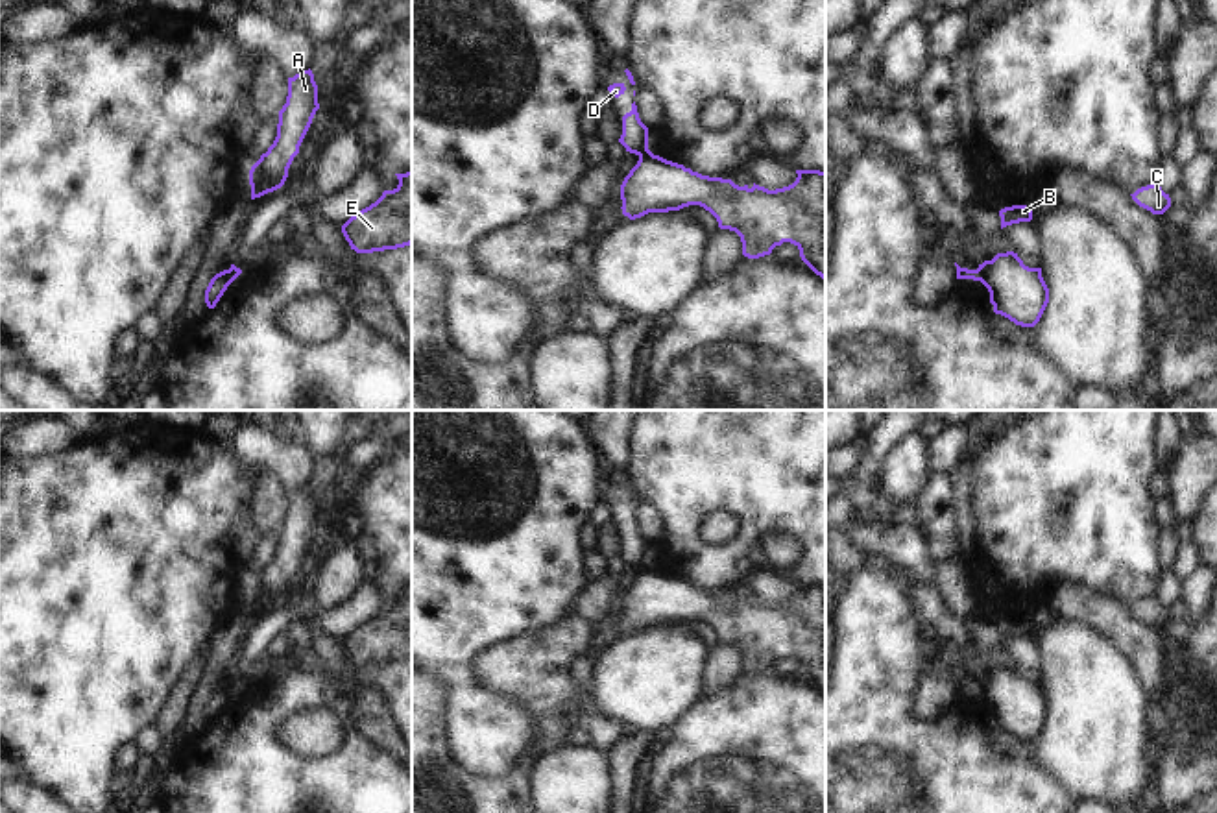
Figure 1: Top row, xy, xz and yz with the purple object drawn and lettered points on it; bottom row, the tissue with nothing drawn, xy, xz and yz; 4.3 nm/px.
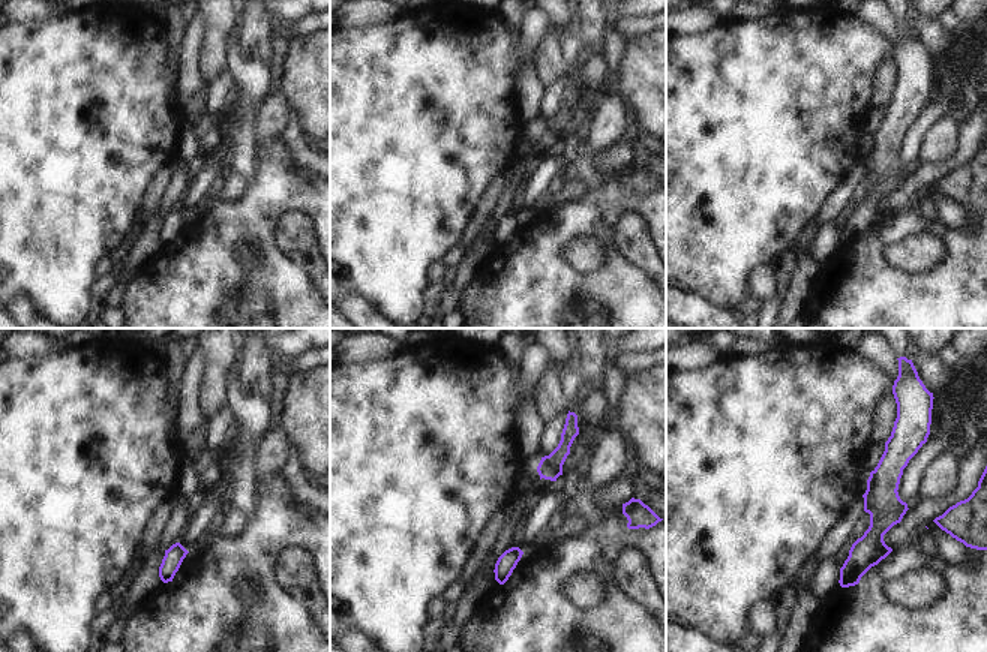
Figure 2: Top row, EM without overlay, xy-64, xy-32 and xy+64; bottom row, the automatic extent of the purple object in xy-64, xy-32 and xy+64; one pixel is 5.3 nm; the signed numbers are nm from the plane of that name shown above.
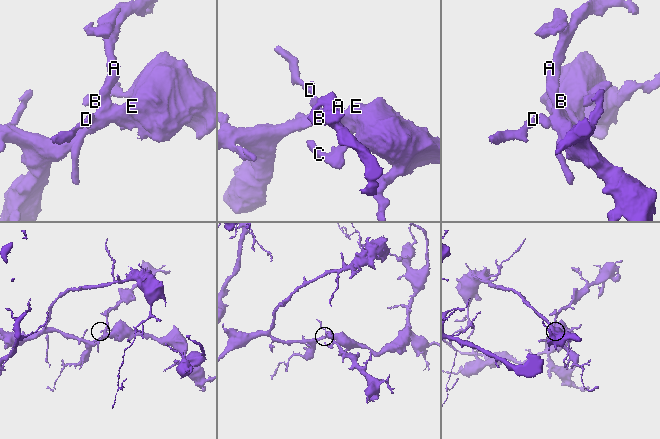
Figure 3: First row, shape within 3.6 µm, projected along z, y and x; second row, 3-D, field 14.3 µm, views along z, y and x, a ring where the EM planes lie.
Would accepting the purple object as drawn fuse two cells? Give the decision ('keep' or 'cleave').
cleave

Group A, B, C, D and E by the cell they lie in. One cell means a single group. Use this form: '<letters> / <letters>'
A B C E / D

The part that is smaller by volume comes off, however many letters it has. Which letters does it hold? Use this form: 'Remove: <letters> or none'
Remove: D

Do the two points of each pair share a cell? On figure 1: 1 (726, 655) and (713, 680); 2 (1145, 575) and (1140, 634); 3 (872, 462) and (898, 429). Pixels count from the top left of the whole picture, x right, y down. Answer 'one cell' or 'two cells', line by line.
1: one cell
2: two cells
3: one cell

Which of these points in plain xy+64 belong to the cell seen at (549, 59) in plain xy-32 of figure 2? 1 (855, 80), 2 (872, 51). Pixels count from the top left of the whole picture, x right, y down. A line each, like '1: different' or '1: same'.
1: different
2: different

